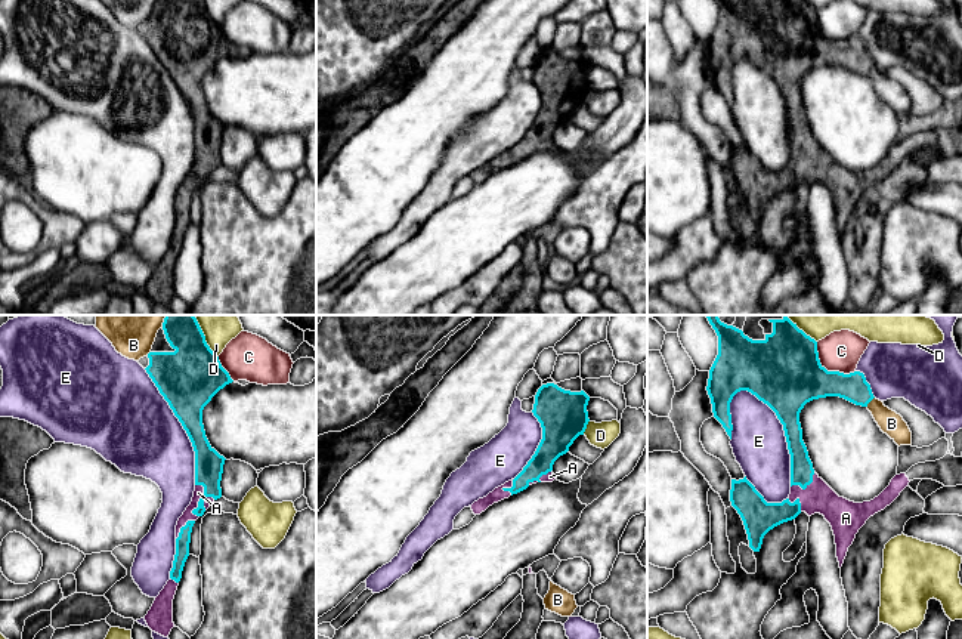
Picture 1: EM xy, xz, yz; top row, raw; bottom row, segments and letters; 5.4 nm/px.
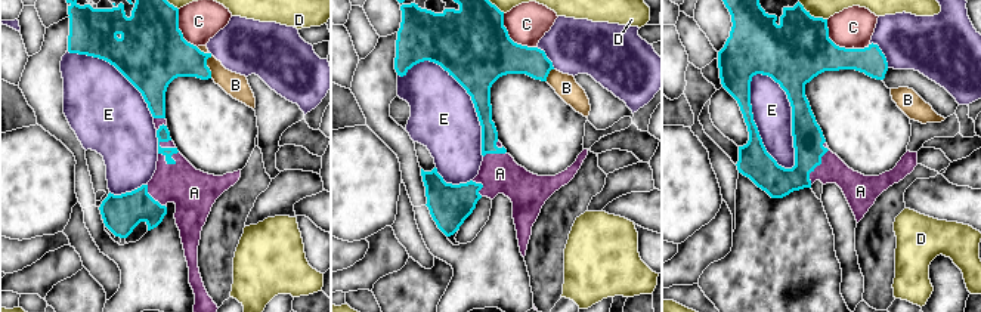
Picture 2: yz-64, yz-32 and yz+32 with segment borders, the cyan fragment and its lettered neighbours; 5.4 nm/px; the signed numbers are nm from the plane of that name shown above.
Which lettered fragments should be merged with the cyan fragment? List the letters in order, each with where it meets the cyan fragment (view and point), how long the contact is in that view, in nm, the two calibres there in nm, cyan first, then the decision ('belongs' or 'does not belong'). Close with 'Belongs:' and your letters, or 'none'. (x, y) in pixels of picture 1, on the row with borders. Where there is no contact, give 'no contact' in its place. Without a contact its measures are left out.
A: xy (200, 500) | 190 nm | 50/60 nm | belongs
B: yz (871, 400) | 70 nm | 150/130 nm | does not belong
C: yz (826, 370) | 280 nm | 400/220 nm | does not belong
D: xz (585, 428) | 90 nm | 260/140 nm | does not belong
E: yz (783, 429) | 600 nm | 300/300 nm | does not belong
Belongs: A

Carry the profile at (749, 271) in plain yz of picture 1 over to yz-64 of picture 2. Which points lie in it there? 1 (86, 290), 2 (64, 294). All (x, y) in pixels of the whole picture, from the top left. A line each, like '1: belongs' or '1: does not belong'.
1: belongs
2: belongs

